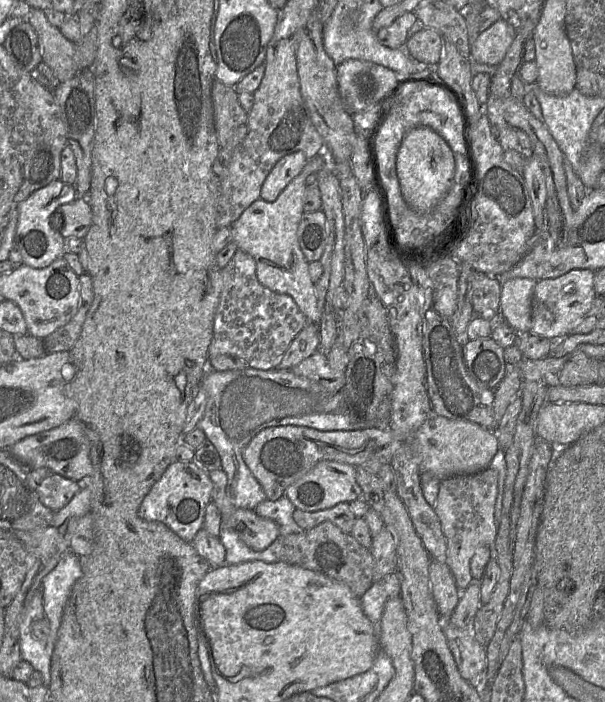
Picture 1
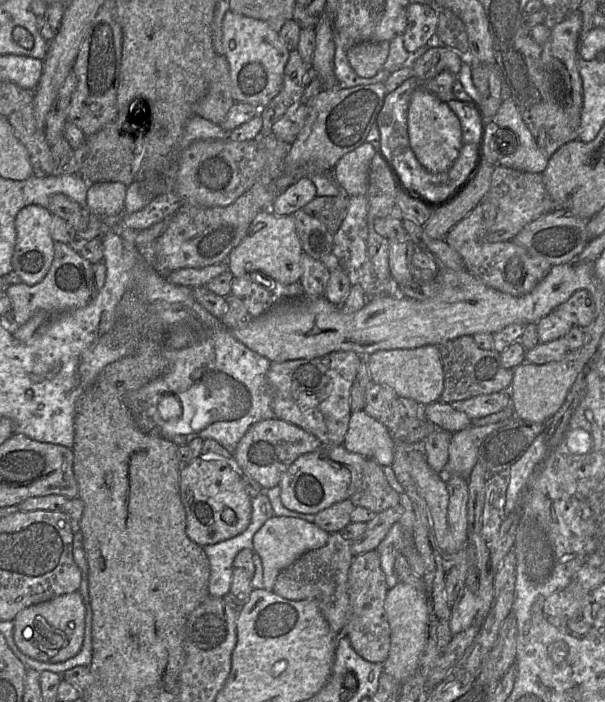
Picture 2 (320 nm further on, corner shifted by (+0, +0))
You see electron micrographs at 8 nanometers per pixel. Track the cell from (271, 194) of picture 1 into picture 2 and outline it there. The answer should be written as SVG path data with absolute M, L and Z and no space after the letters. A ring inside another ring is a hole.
M302 176L275 198L270 210L277 216L292 215L316 196L315 184L308 176Z

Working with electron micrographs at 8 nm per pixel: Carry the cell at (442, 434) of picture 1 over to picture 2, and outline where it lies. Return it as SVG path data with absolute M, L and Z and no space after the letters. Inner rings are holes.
M273 418L260 421L251 426L239 441L233 454L237 469L253 480L264 490L279 486L282 475L301 455L320 448L322 443L299 426Z

